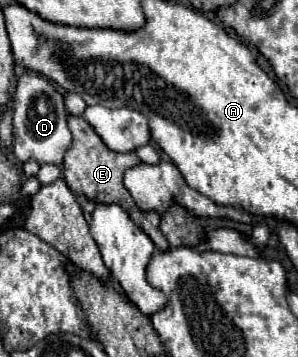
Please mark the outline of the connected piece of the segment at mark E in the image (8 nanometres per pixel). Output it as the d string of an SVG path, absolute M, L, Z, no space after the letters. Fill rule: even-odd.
M69 114L67 118L69 122L69 130L73 132L73 144L71 148L67 150L65 154L65 162L63 162L63 176L65 176L65 182L69 184L69 188L75 192L75 194L83 194L91 200L97 200L97 202L113 202L113 204L119 204L123 210L129 212L129 218L153 240L153 244L159 248L159 250L167 250L169 248L169 242L165 240L165 236L161 234L159 230L159 220L161 216L157 212L143 212L135 206L131 194L127 192L127 188L123 186L123 174L125 174L125 168L133 168L135 164L139 164L139 156L135 152L127 152L127 154L117 154L113 150L109 150L105 146L105 142L99 138L99 134L91 128L91 124L87 120L83 120L81 116L73 116Z

